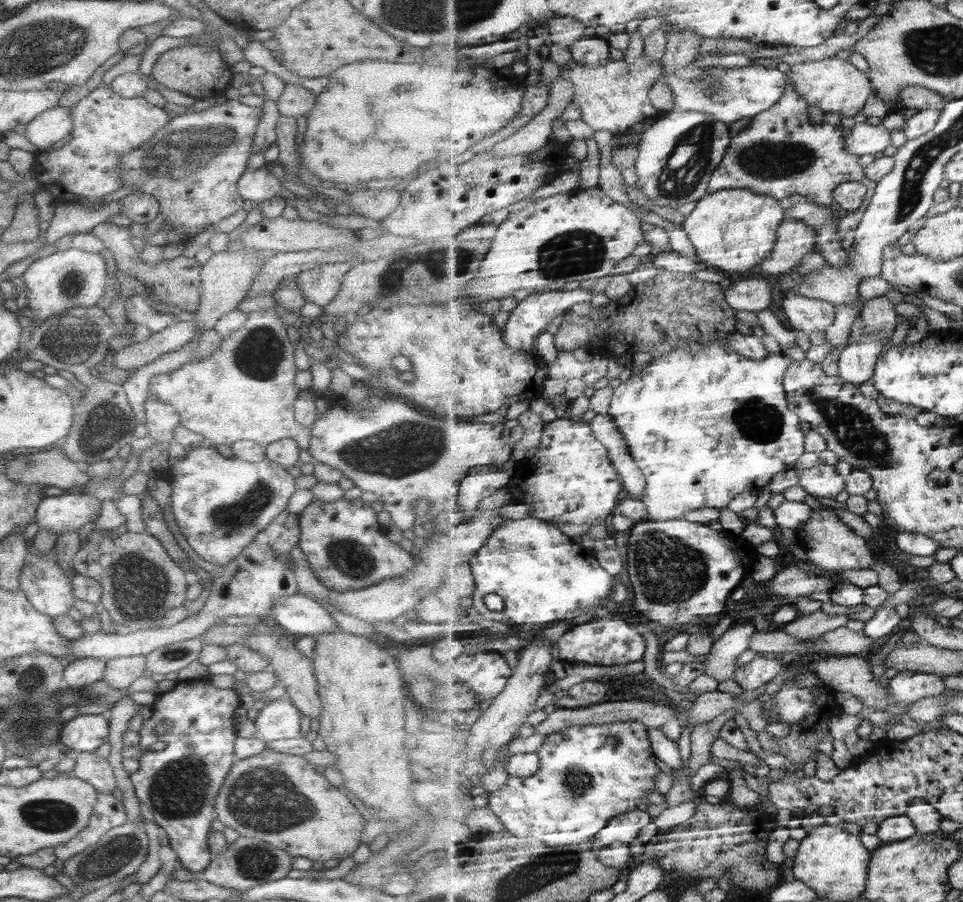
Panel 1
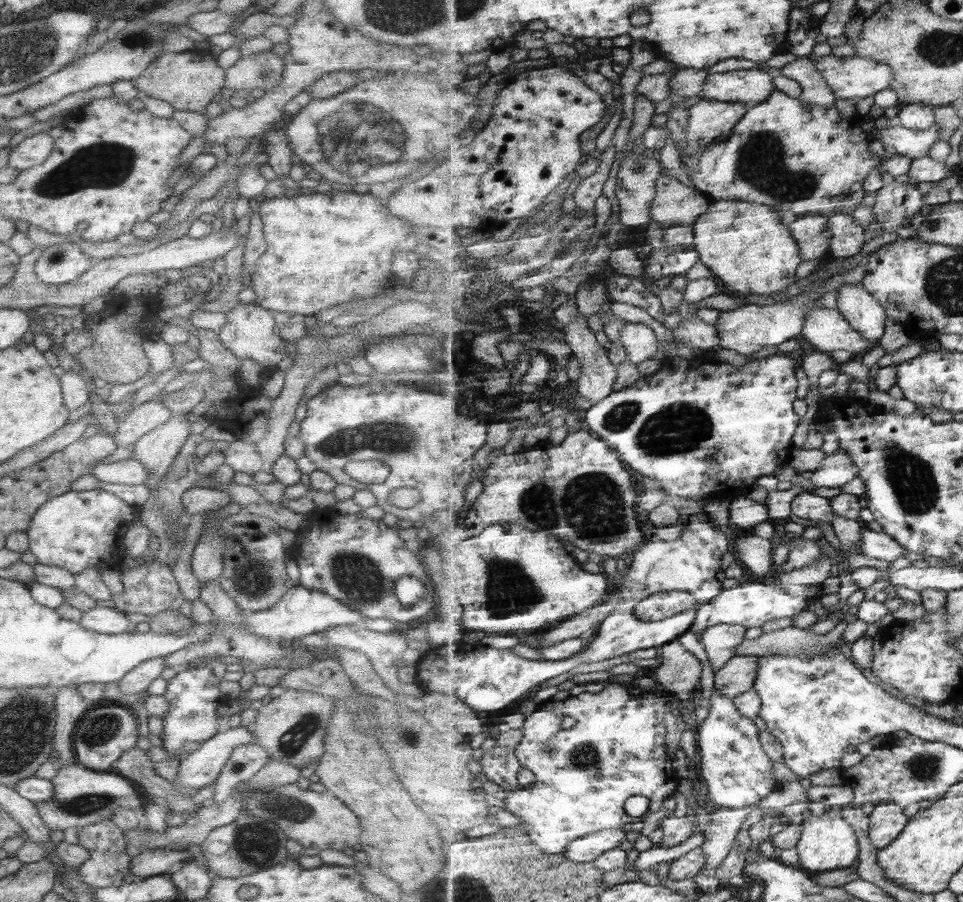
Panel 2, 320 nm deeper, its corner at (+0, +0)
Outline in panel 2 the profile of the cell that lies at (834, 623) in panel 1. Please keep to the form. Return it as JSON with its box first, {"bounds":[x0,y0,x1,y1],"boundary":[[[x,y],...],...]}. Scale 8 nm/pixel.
{"bounds":[714,656,759,701],"boundary":[[[734,656],[714,674],[714,687],[717,691],[733,701],[737,695],[754,688],[759,676],[759,657]]]}

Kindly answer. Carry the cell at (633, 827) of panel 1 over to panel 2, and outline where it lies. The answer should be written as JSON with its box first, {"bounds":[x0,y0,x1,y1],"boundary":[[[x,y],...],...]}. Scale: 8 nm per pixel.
{"bounds":[564,827,628,863],"boundary":[[[628,827],[607,829],[574,840],[564,855],[577,863],[593,863],[604,852],[619,848],[627,836]]]}

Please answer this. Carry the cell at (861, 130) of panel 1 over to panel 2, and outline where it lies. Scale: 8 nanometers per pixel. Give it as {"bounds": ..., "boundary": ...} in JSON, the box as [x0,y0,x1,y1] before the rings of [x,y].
{"bounds":[879,122,941,160],"boundary":[[[894,122],[879,131],[879,140],[885,148],[912,160],[929,156],[933,144],[941,142],[941,128],[934,124],[930,129],[914,131]]]}

